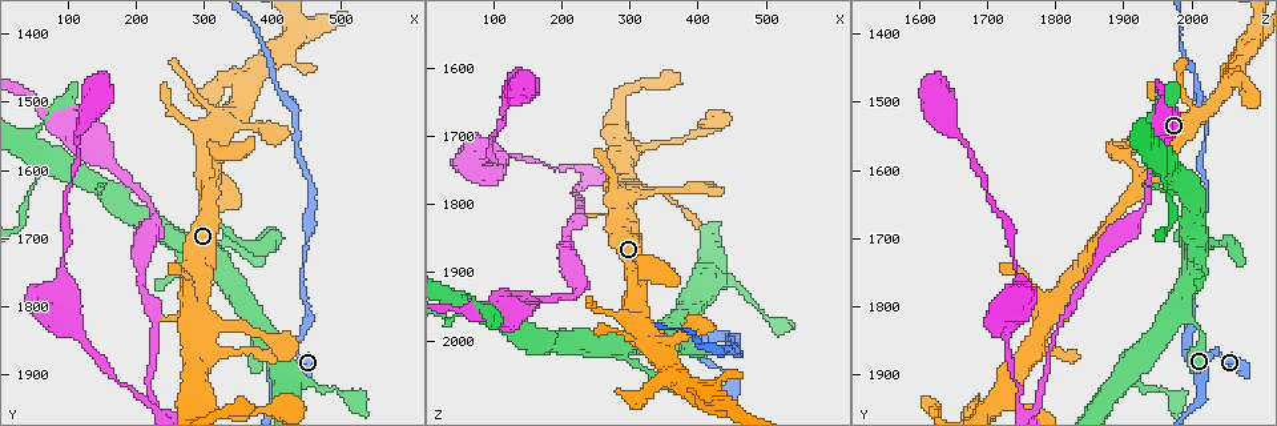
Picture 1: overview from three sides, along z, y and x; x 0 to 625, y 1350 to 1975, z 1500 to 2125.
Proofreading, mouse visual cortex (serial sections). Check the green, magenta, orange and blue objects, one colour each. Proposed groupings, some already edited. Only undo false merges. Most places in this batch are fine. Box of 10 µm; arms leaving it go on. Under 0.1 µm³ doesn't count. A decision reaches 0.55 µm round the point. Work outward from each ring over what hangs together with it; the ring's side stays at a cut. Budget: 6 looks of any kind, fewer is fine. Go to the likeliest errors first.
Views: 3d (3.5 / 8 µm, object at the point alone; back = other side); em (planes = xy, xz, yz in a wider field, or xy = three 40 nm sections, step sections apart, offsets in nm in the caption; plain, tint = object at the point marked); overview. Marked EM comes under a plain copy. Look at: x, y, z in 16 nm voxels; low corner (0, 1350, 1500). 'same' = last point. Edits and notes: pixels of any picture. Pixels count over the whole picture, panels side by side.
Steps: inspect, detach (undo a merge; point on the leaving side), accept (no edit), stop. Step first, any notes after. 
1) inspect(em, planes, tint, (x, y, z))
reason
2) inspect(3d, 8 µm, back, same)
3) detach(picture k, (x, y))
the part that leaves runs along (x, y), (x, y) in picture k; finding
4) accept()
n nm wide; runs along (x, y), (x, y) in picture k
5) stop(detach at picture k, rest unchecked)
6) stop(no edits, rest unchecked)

inspect(3d, 3.5 µm, (100, 1820, 1730))

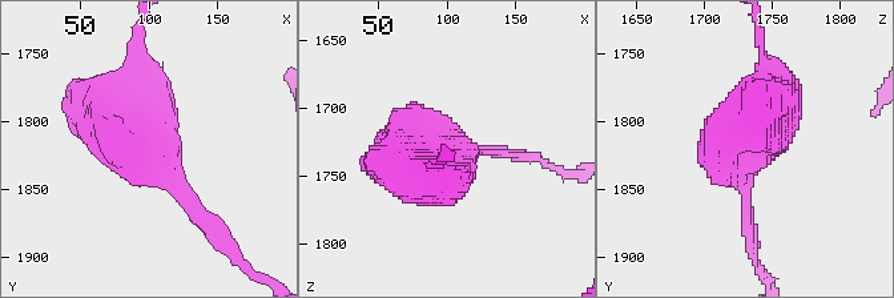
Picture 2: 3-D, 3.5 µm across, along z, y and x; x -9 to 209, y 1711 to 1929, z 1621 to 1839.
inspect(em, xy, step 5, tint, (104, 1822, 1730))

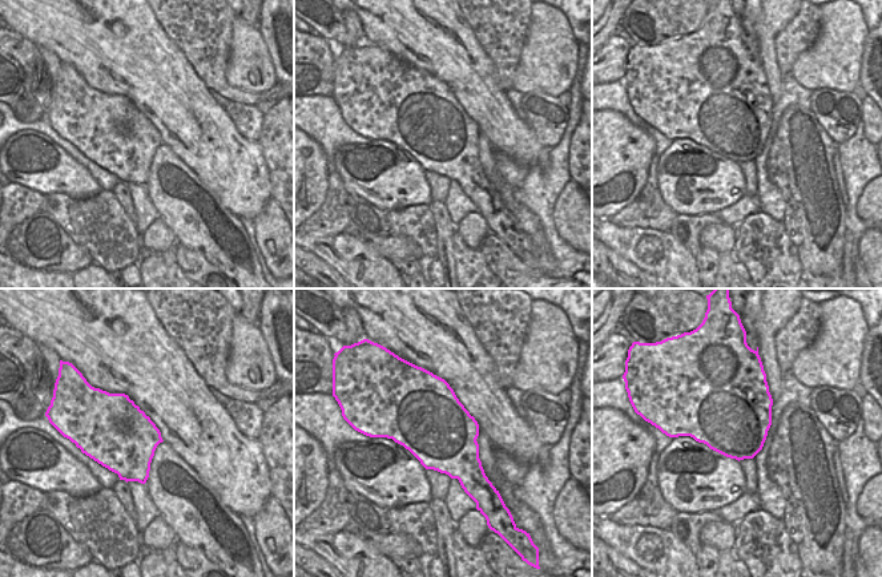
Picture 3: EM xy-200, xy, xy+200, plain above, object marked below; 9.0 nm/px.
inspect(em, xy, step 2, tint, same)

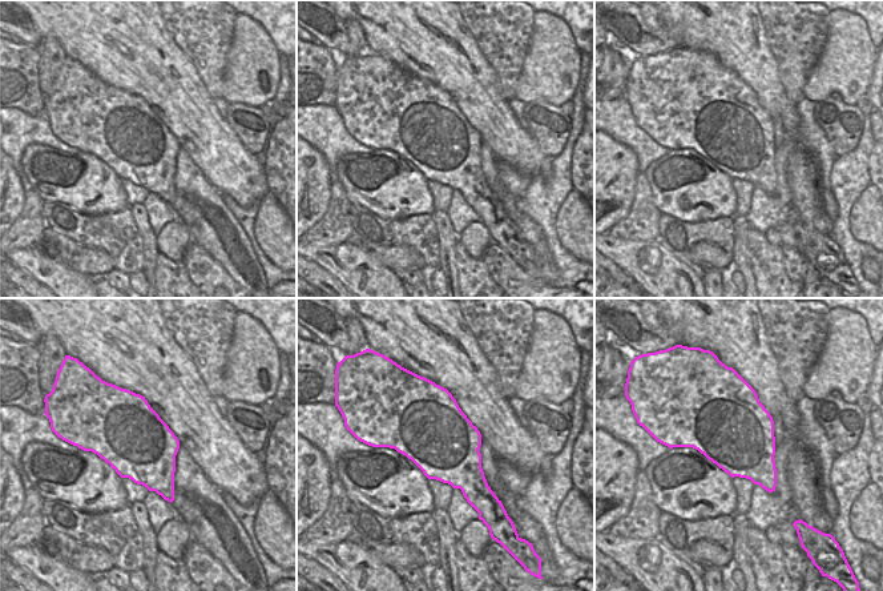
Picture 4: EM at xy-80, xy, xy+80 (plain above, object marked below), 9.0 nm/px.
accept()
runs along (186, 205), (141, 136), (141, 45) in picture 2; one cell here

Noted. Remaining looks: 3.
inspect(3d, 3.5 µm, (400, 1900, 2010))
abrupt turn

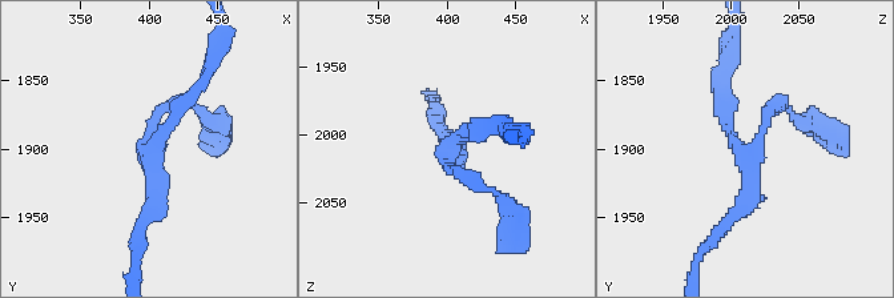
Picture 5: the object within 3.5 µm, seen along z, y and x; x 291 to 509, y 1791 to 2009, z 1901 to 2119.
inspect(em, planes, tint, (402, 1906, 2014))

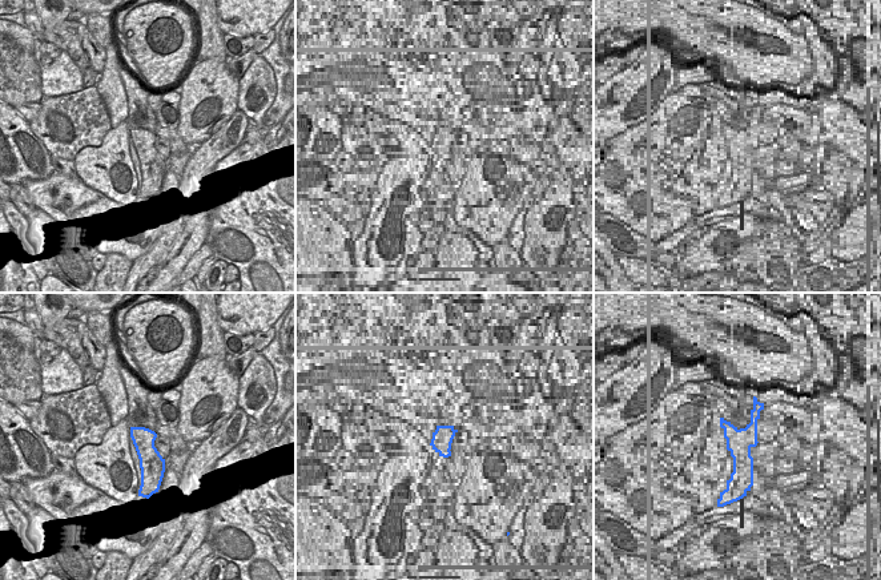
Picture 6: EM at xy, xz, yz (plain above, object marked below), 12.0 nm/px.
accept()
runs along (788, 104), (743, 153), (719, 92) in picture 5; all the same cell

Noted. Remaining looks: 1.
stop(no edits, rest unchecked)

